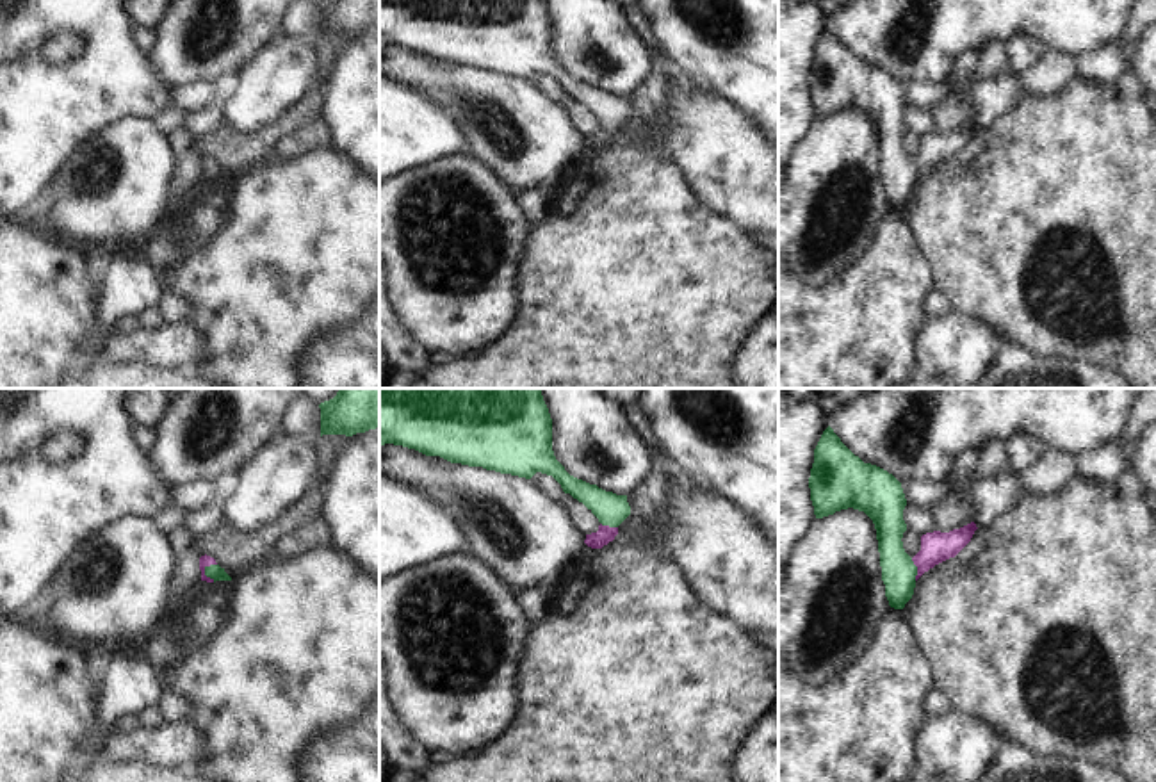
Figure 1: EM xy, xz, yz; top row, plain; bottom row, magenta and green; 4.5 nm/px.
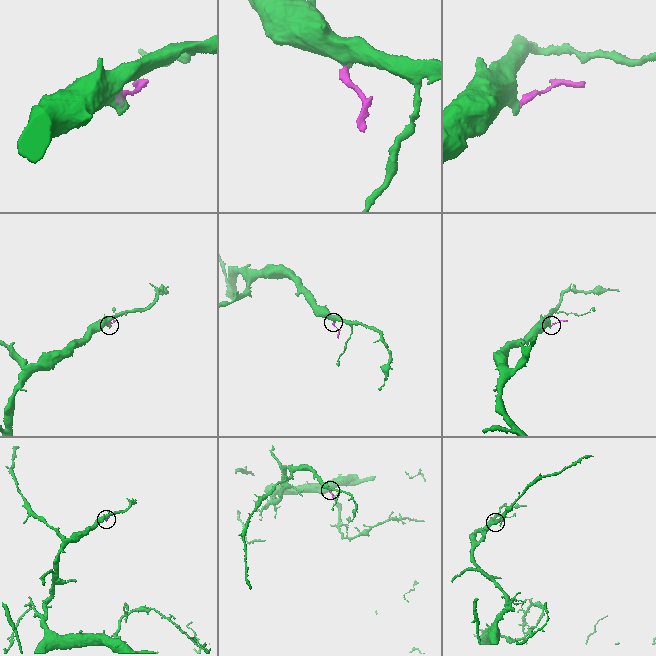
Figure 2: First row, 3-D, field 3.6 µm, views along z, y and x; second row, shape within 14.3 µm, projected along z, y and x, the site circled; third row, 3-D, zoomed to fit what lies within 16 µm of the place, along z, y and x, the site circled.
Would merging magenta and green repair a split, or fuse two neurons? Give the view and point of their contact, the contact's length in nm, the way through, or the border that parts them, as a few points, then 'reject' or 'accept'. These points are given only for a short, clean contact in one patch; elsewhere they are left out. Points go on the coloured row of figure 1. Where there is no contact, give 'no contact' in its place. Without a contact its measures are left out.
meets magenta in xy at (203, 574); contact 90 nm long; runs through xy (205, 560), (203, 574), (216, 572); accept

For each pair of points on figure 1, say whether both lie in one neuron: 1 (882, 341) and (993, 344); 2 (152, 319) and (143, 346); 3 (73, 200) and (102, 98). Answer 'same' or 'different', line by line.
1: different
2: different
3: different

